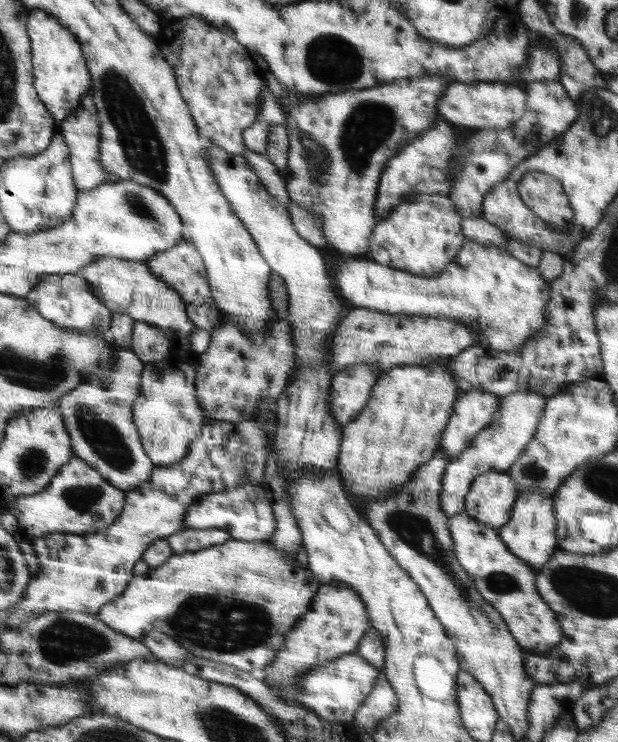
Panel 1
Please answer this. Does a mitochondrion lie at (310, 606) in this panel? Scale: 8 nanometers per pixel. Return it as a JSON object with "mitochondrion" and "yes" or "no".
{"mitochondrion":"no"}

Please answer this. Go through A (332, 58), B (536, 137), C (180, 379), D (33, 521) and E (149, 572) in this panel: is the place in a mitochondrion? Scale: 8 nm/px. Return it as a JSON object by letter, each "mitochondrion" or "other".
{"A":"mitochondrion","B":"other","C":"other","D":"other","E":"other"}

